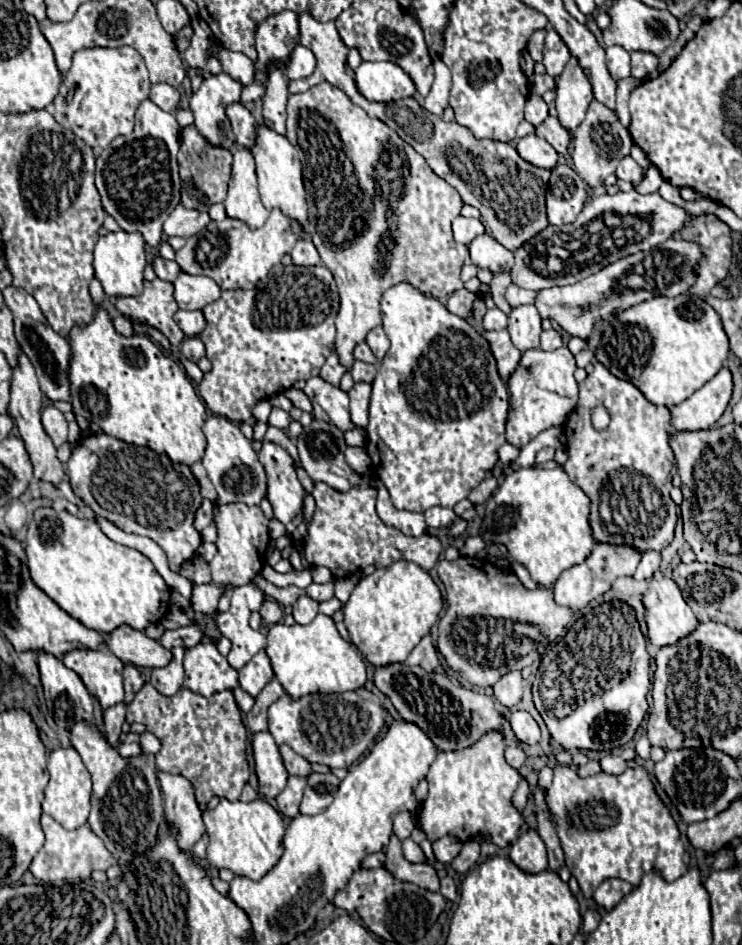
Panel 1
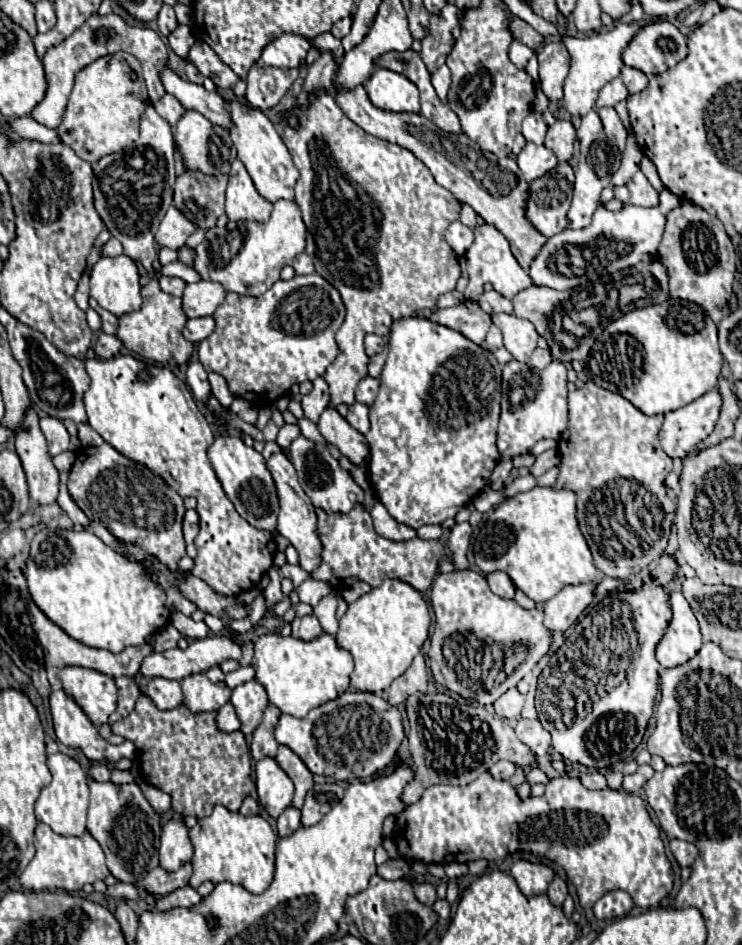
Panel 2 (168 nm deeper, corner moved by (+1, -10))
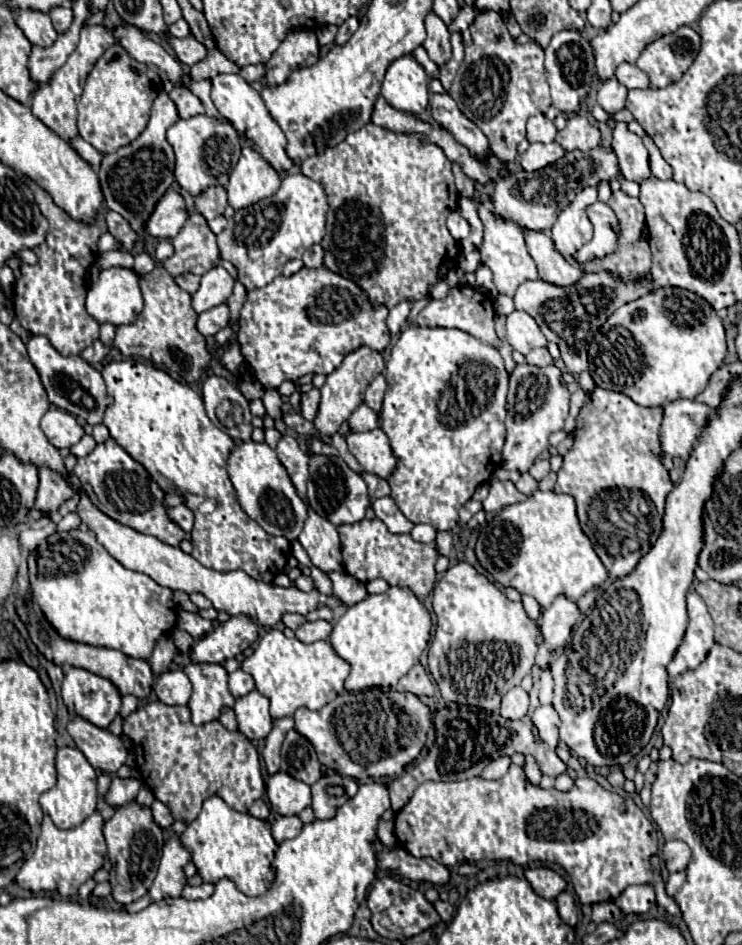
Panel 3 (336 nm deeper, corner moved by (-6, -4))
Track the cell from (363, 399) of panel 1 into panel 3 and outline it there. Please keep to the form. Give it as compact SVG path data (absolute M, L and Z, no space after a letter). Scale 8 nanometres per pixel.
M365 402L351 414L349 418L349 426L355 432L367 432L367 430L375 430L379 426L377 422L377 412L373 412Z

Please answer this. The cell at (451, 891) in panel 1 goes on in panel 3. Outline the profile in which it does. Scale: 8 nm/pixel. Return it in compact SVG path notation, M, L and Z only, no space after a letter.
M437 900L433 906L435 906L435 910L439 912L439 916L441 916L445 922L449 922L449 920L453 918L453 912L455 912L455 906L453 906L453 904L443 902L443 900Z

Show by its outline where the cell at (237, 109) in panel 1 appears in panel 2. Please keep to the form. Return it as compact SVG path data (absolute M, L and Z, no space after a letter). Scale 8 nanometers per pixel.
M164 68L160 72L160 80L166 92L176 96L186 110L196 110L218 126L224 126L224 128L230 126L230 116L224 108L224 98L218 92L208 92L204 86L182 80L170 68Z

